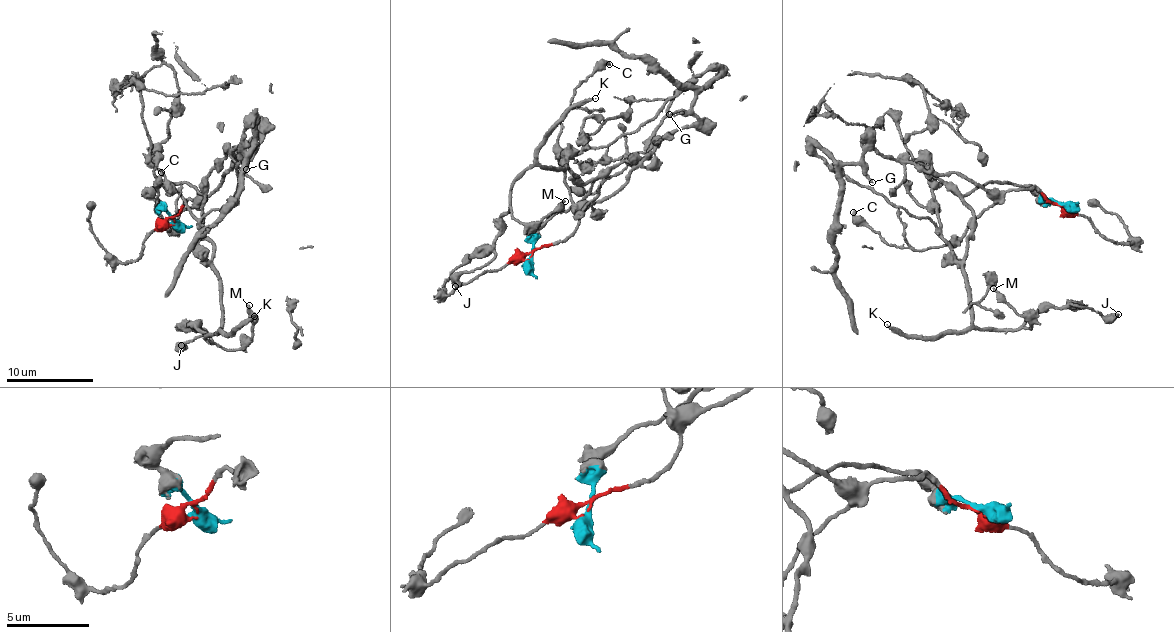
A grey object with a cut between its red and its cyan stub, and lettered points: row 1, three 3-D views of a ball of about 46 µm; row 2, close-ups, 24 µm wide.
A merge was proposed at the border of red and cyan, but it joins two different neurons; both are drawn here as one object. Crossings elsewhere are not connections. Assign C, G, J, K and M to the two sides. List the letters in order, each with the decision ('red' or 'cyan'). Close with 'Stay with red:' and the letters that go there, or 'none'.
C: red
G: red
J: cyan
K: cyan
M: cyan
Stay with red: C, G

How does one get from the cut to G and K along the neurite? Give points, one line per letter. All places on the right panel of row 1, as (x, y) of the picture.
G: (1061, 206), (1032, 186), (993, 190), (955, 173), (928, 173), (871, 149), (864, 167), (872, 182)
K: (1061, 206), (994, 180), (972, 189), (963, 198), (972, 211), (963, 270), (971, 324), (934, 337), (887, 325)

